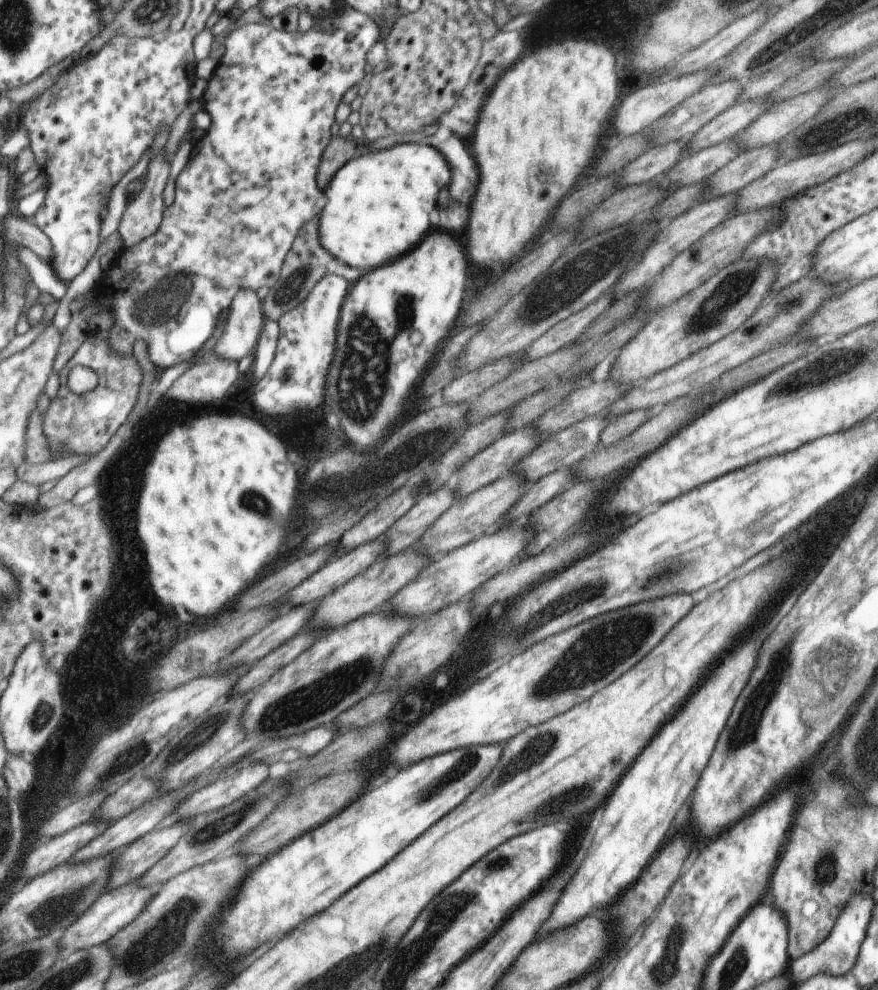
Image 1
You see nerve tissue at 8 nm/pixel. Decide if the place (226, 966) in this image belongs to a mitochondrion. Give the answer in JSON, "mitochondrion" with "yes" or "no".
{"mitochondrion":"no"}

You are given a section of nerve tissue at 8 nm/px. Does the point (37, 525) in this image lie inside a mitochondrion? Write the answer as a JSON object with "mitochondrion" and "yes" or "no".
{"mitochondrion":"no"}

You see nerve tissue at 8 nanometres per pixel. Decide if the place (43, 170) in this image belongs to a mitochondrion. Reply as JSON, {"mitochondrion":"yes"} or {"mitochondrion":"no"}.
{"mitochondrion":"no"}

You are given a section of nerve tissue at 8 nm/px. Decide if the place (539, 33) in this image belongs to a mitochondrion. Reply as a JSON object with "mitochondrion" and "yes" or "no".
{"mitochondrion":"no"}

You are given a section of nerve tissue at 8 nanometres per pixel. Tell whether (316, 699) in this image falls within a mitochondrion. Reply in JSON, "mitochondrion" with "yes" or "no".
{"mitochondrion":"yes"}

